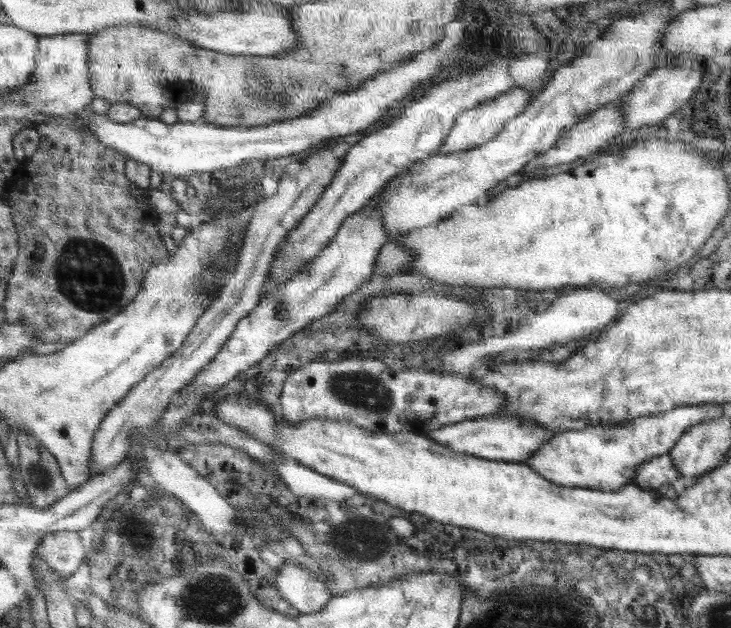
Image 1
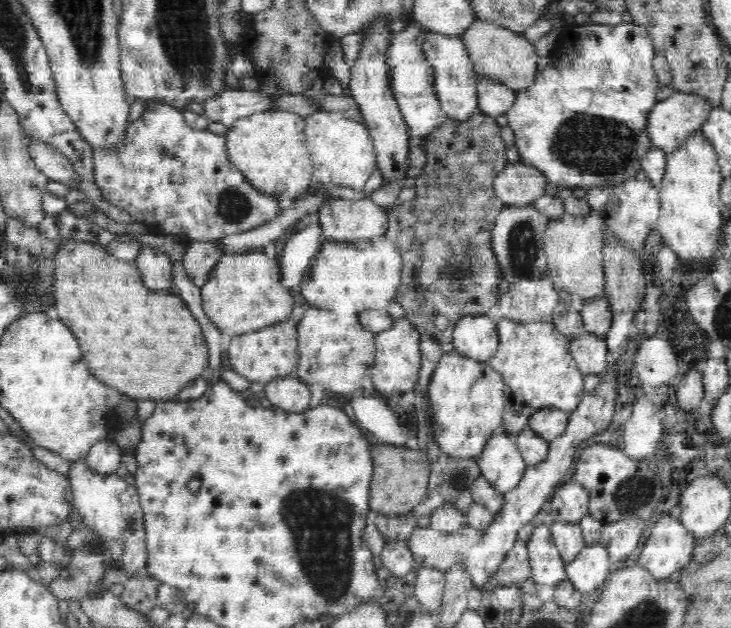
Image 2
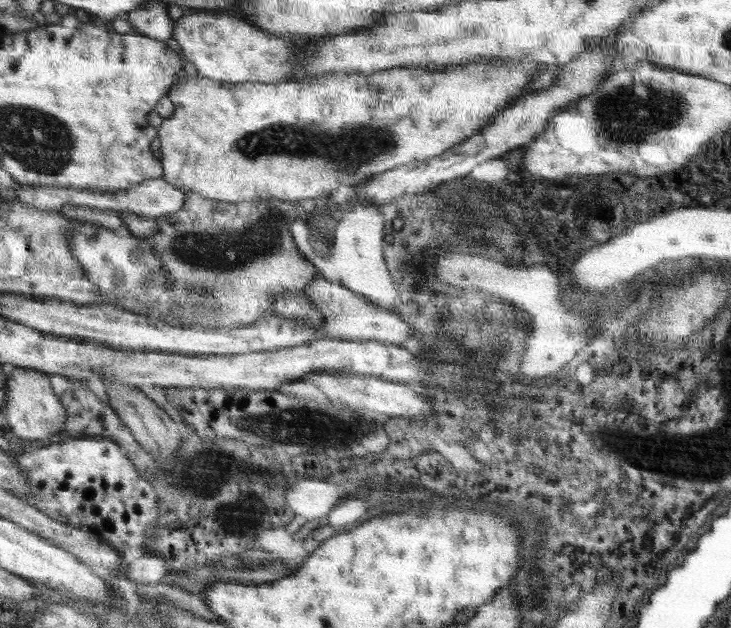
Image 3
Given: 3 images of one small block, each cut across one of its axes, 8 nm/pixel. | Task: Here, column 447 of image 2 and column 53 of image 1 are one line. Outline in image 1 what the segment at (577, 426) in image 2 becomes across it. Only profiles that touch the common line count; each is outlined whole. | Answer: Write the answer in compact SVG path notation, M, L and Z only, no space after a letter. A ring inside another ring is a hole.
M78 532L52 533L43 539L36 551L62 577L69 577L86 564L86 548Z

